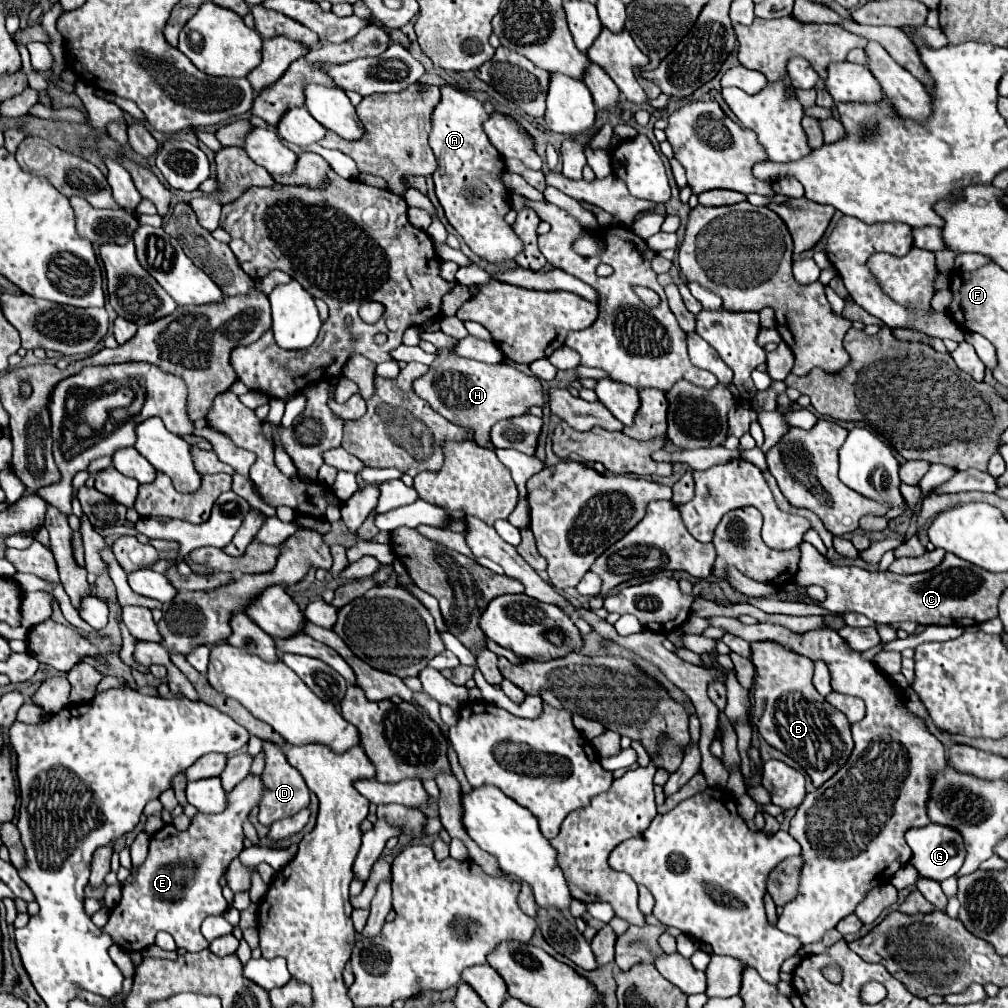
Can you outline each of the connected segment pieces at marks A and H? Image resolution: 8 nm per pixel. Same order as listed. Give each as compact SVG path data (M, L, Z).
M442 85L440 93L442 97L438 107L434 107L430 131L430 147L438 161L438 169L432 175L436 197L448 223L476 255L496 265L514 261L522 251L522 241L504 221L504 215L508 213L508 189L500 181L504 159L482 129L488 113L482 101L452 85Z
M454 347L438 349L438 355L430 369L414 381L414 393L422 397L430 409L446 417L450 423L468 427L474 431L474 443L480 447L494 449L490 445L490 427L502 419L524 415L532 405L542 407L546 397L536 377L520 373L508 363L488 365L482 361L466 359L454 353Z

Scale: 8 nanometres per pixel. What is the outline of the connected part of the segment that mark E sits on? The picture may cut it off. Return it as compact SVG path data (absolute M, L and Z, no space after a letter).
M248 775L230 791L230 805L222 813L198 813L186 831L178 831L168 823L152 835L146 861L138 867L136 879L122 887L122 901L110 911L110 921L104 927L116 945L122 945L130 953L142 951L154 945L158 931L170 933L176 945L186 951L202 951L210 945L200 933L200 925L208 915L222 915L226 909L220 875L226 863L236 859L244 849L242 823L250 809L258 805L262 791L262 779Z

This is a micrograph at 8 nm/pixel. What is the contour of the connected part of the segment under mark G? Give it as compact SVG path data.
M934 823L910 829L910 833L906 833L906 843L912 849L910 863L916 867L918 877L938 883L956 875L966 857L962 837L958 837L954 829Z

